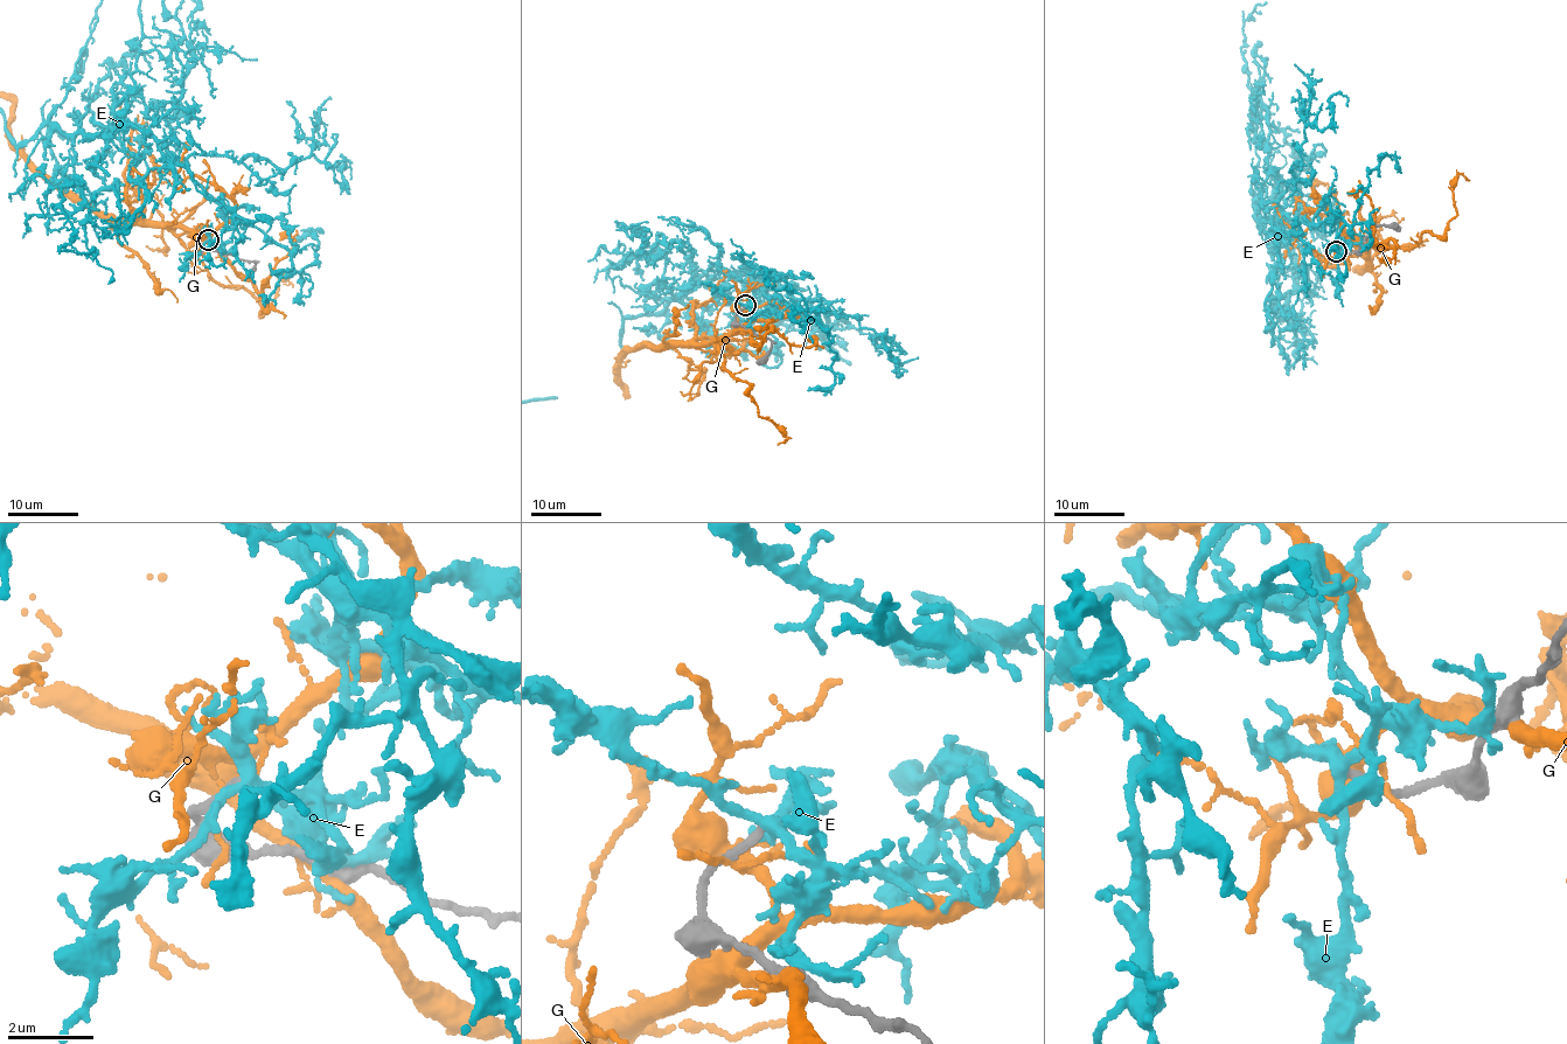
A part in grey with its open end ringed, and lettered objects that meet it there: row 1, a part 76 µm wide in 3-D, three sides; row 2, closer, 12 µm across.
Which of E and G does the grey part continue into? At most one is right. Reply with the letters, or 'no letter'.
no letter

